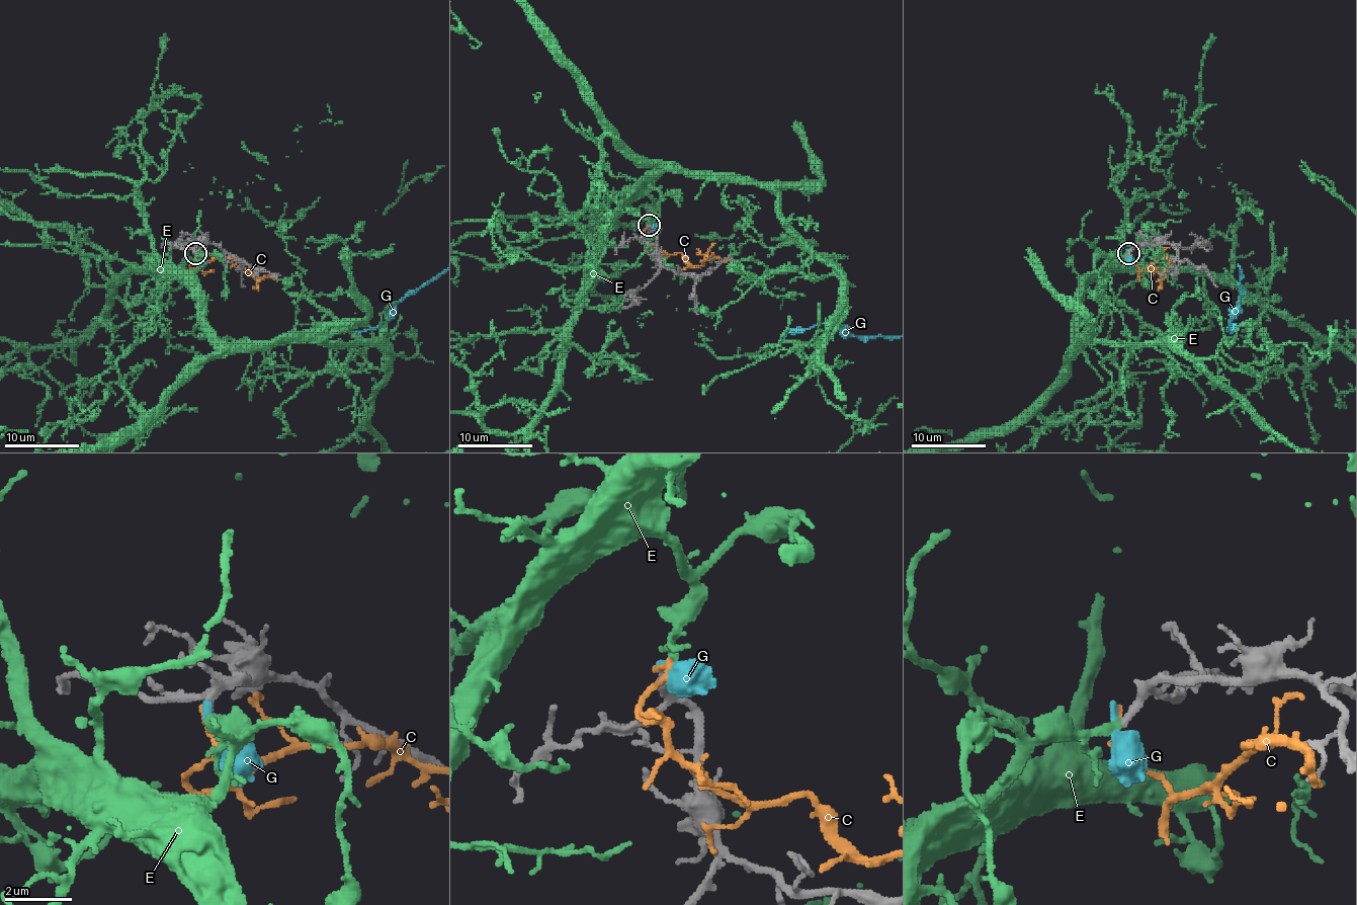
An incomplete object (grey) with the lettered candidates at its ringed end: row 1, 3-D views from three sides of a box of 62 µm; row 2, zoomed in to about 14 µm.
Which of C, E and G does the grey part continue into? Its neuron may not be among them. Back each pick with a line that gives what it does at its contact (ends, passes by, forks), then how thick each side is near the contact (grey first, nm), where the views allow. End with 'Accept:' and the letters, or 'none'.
E: it ends; calibres 260 and 240 nm
Accept: E

